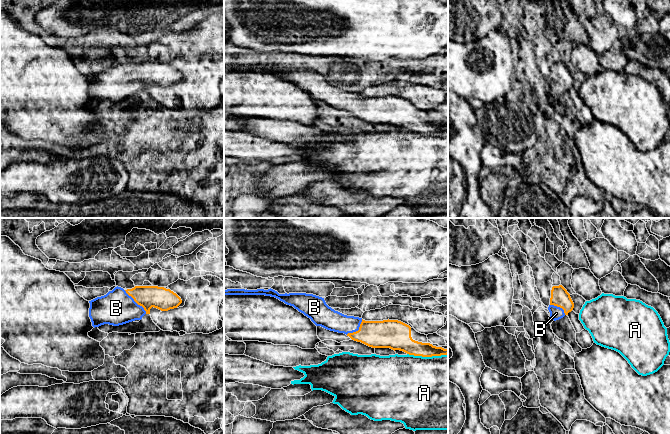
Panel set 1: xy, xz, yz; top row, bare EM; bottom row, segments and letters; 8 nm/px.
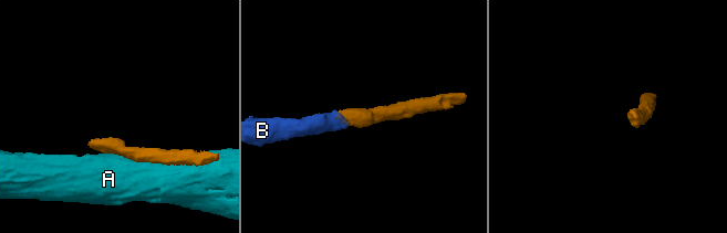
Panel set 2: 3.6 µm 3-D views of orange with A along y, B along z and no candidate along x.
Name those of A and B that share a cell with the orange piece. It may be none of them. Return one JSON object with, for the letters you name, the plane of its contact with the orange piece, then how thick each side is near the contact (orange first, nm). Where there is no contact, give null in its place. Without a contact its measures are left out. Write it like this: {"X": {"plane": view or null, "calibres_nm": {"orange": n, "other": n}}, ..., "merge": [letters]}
{"B": {"plane": "xy", "calibres_nm": {"orange": 180, "other": 280}}, "merge": ["B"]}

